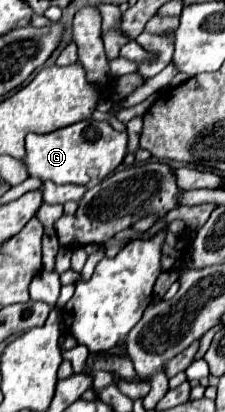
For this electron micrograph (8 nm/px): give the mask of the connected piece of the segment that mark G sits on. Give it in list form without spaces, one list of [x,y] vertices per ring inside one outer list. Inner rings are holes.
[[[80,121],[68,125],[60,131],[52,131],[46,135],[28,133],[26,135],[26,157],[24,163],[28,167],[30,177],[40,177],[42,181],[52,179],[54,183],[74,183],[74,185],[92,185],[116,171],[116,167],[124,161],[128,147],[128,135],[114,131],[108,121]]]

